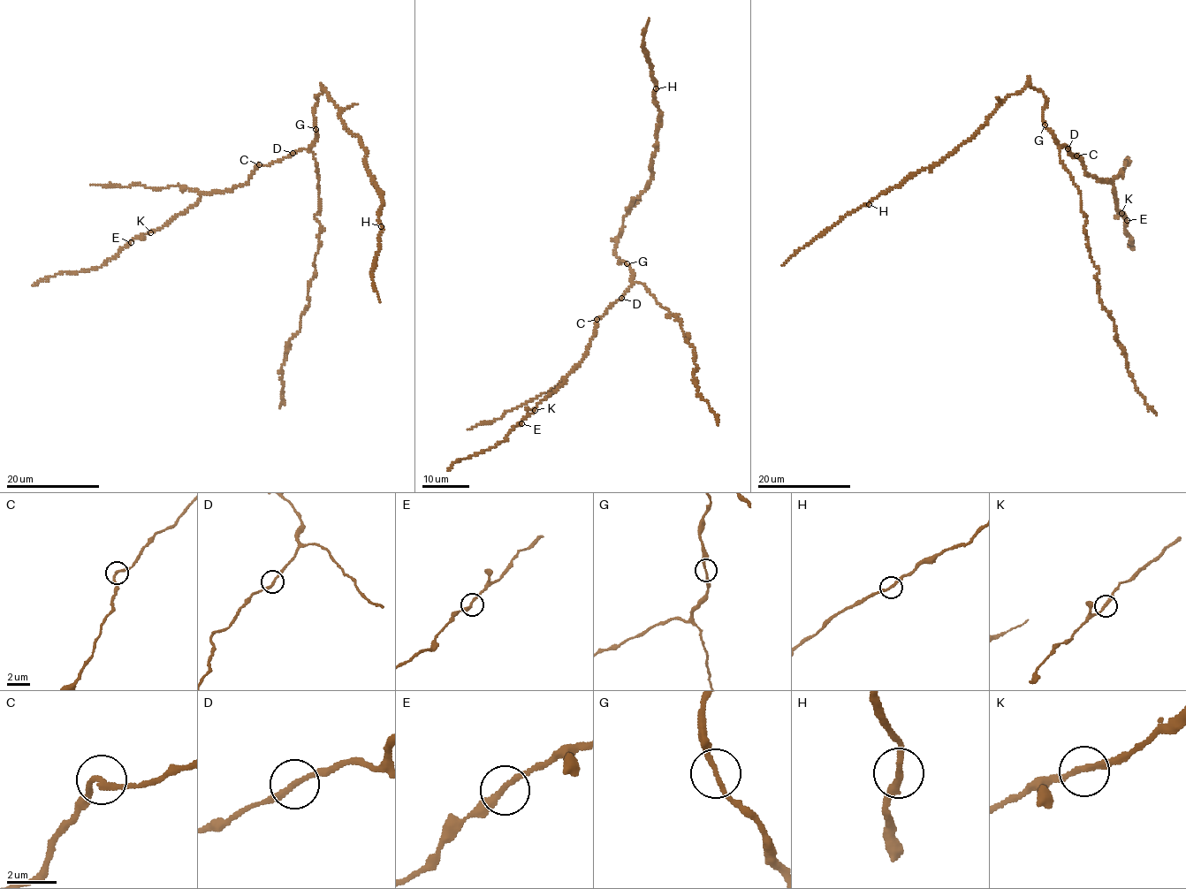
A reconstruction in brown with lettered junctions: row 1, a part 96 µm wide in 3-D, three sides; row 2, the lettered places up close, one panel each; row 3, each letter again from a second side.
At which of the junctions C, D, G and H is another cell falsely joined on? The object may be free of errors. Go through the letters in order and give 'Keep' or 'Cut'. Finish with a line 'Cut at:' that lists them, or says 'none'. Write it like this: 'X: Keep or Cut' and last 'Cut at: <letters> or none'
C: Keep
D: Keep
G: Keep
H: Keep
Cut at: none

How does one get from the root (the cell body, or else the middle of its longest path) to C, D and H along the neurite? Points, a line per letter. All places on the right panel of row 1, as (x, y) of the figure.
C: (1045, 125), (1060, 146), (1067, 147), (1071, 155), (1077, 155)
D: (1045, 125), (1060, 146), (1068, 148)
H: (1045, 125), (1046, 98), (1040, 91), (1025, 86), (1006, 96), (971, 139), (938, 163), (912, 173), (869, 204)

